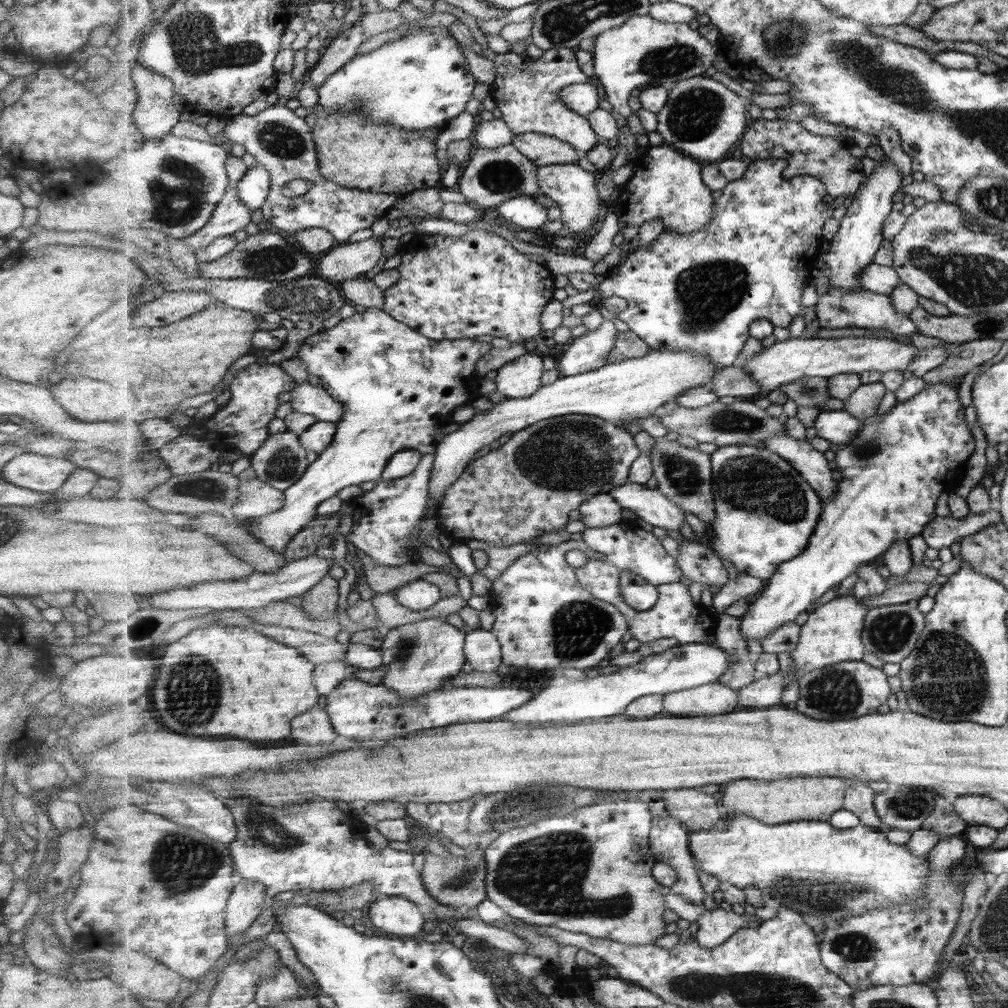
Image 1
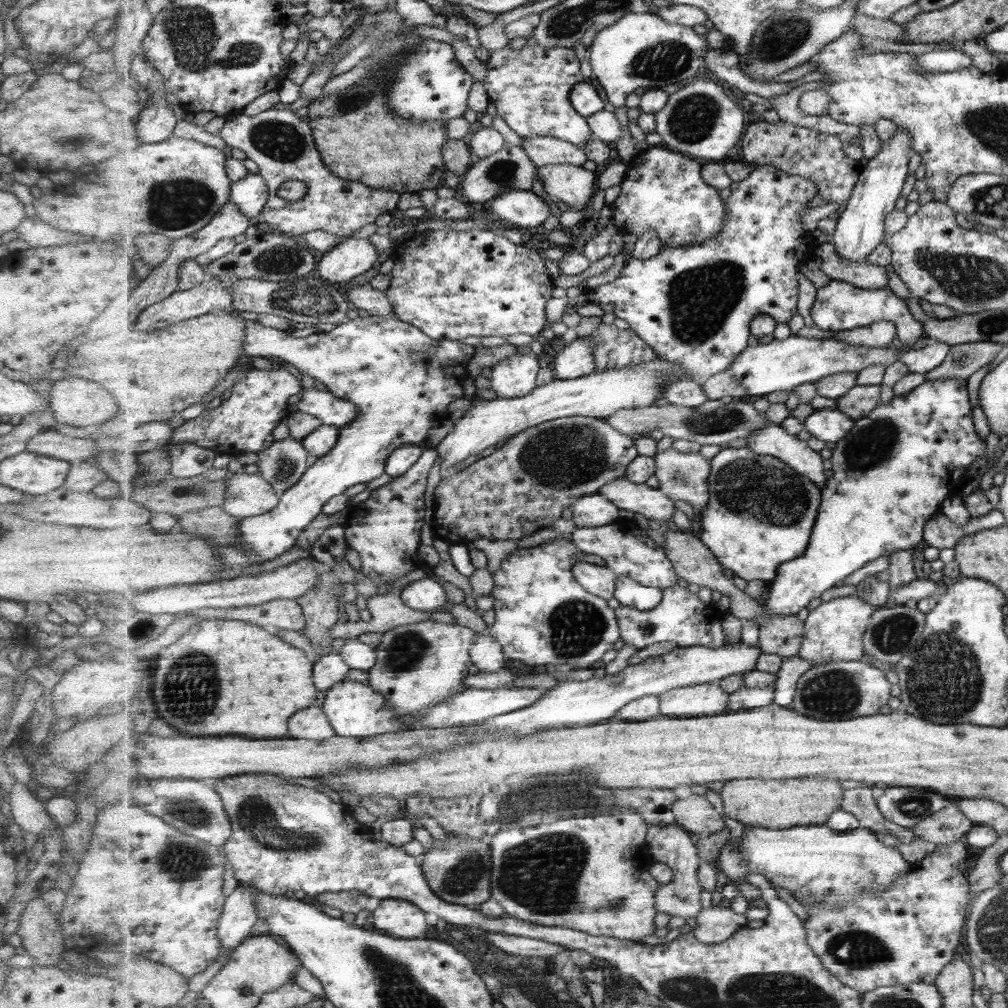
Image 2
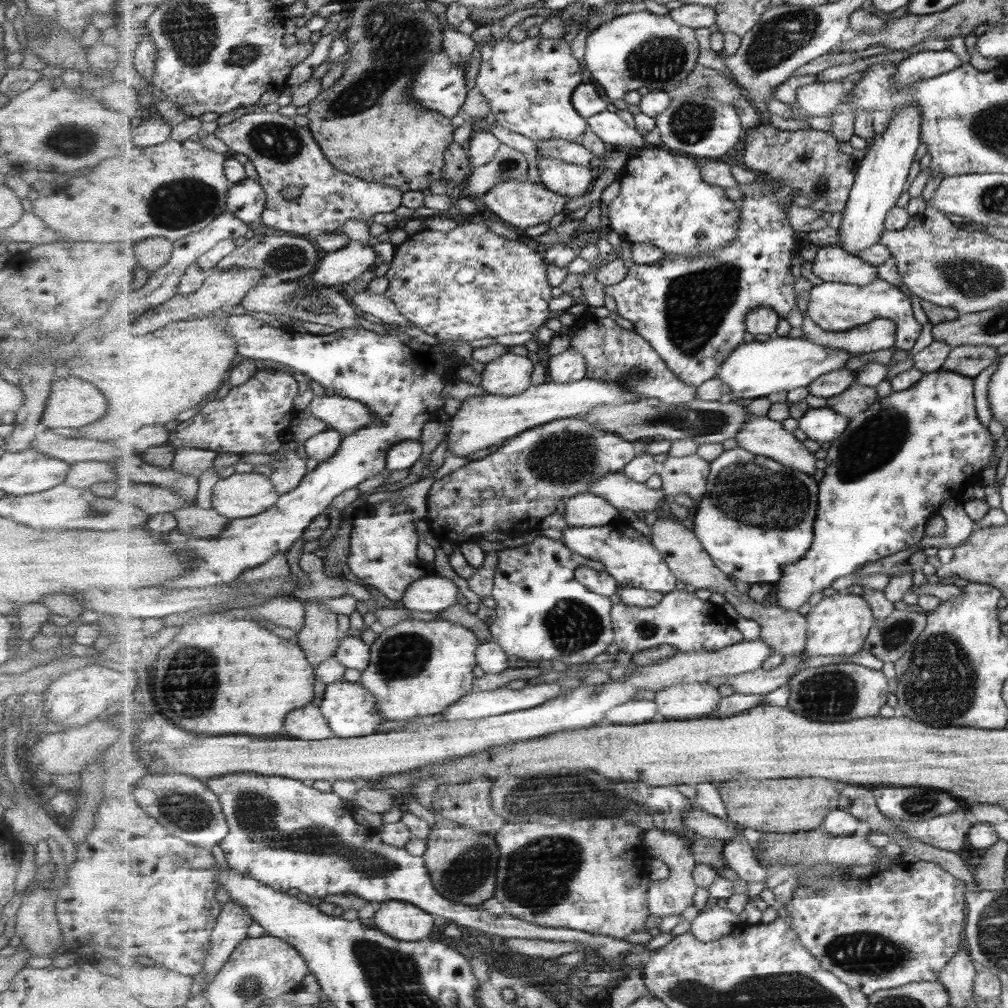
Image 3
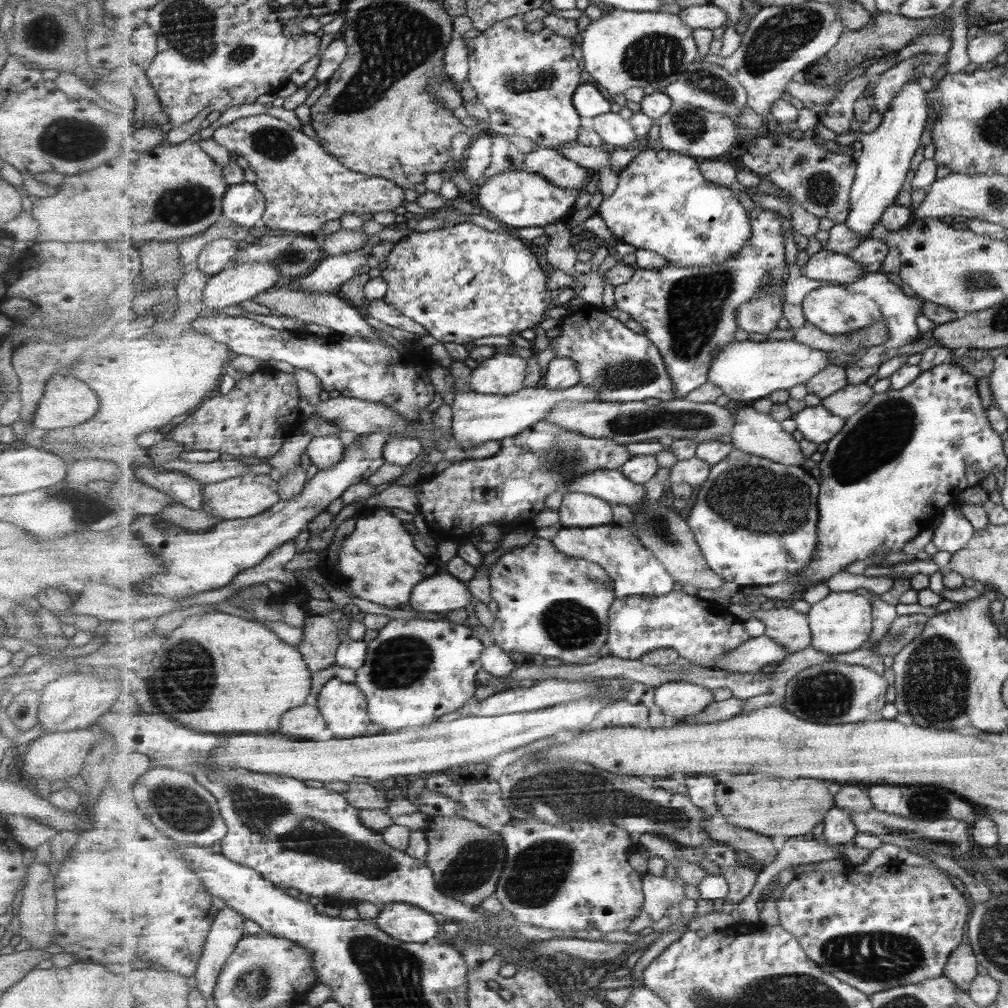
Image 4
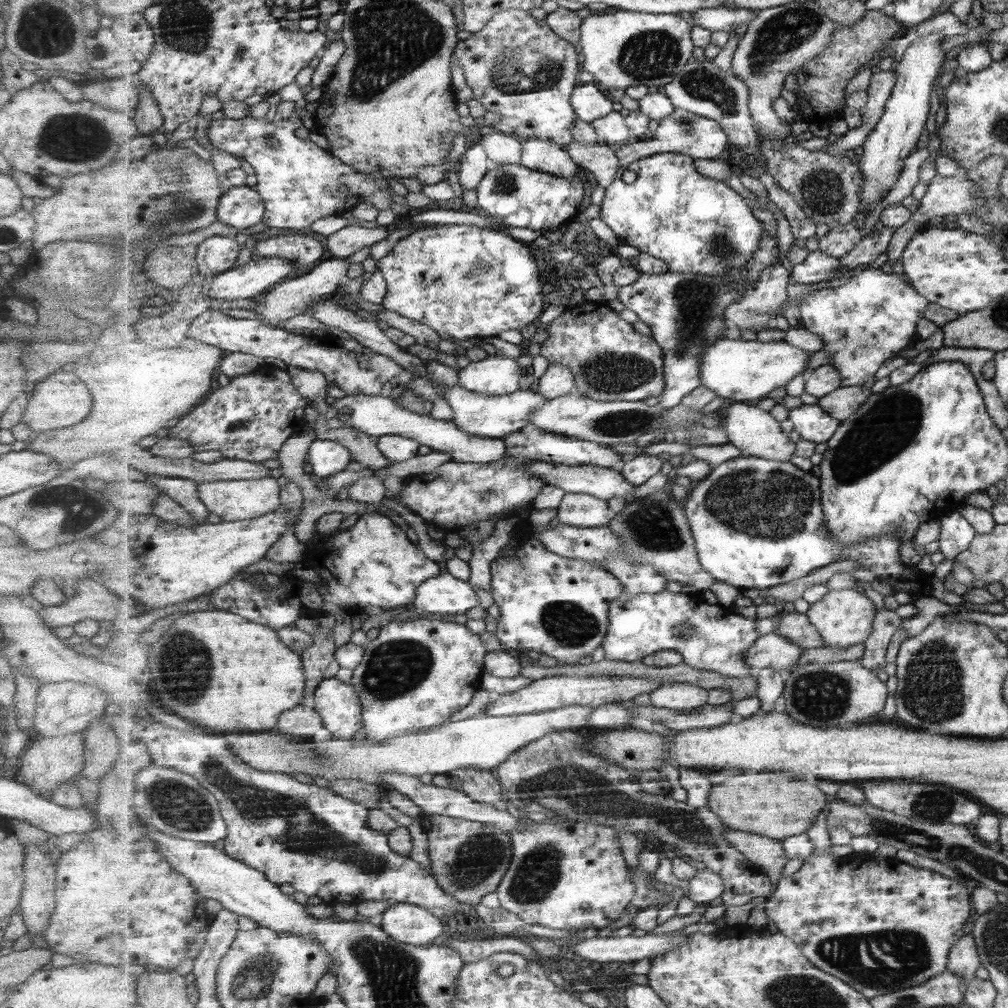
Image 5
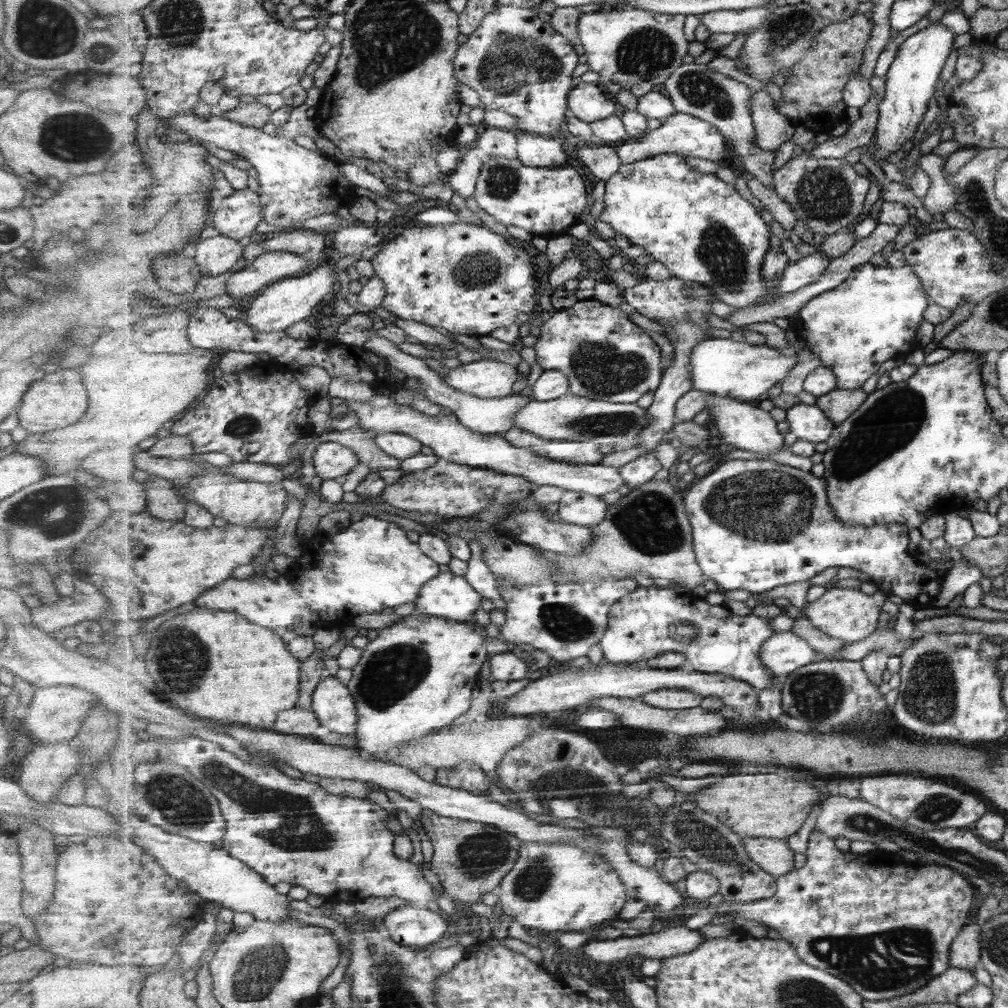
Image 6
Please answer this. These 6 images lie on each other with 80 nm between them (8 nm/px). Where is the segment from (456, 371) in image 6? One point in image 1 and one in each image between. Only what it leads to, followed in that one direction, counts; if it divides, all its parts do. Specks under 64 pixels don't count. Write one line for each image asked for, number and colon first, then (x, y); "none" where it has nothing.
1: (521, 378)
2: (515, 376)
3: (509, 375)
4: (504, 374)
5: (496, 375)

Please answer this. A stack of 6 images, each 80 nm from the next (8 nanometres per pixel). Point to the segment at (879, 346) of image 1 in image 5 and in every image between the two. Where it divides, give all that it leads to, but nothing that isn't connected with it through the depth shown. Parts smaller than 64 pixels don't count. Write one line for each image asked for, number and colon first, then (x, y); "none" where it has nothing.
2: (781, 365)
3: (756, 369)
4: (747, 371)
5: (739, 370)

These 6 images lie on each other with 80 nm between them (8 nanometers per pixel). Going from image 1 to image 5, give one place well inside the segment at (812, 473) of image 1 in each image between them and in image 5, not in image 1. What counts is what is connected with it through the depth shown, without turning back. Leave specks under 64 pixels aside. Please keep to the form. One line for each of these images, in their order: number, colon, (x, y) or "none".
2: (772, 439)
3: (762, 436)
4: (755, 433)
5: (756, 432)

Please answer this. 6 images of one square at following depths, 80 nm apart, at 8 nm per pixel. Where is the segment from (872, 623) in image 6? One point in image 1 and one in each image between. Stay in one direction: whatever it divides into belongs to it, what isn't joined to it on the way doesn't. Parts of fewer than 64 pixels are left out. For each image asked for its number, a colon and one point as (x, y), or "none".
1: (832, 633)
2: (834, 631)
3: (839, 625)
4: (842, 622)
5: (845, 617)

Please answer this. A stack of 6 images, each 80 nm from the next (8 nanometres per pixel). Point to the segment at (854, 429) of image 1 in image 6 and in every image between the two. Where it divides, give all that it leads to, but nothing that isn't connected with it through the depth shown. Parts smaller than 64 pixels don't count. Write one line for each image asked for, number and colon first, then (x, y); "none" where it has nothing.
2: (830, 425)
3: (822, 424)
4: (818, 424)
5: (813, 423)
6: (811, 423)

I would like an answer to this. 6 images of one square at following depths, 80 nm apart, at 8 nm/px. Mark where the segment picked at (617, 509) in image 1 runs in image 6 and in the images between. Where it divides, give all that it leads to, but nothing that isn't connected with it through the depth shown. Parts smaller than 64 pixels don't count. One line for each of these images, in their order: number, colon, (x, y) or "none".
2: (596, 510)
3: (584, 510)
4: (578, 509)
5: (582, 510)
6: (577, 508)

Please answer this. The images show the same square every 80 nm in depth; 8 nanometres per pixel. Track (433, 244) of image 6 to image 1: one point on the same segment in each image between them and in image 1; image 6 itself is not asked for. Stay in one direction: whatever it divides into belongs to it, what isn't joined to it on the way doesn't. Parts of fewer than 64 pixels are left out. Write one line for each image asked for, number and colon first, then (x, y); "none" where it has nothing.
1: (477, 285)
2: (459, 285)
3: (511, 294)
4: (508, 293)
5: (463, 281)

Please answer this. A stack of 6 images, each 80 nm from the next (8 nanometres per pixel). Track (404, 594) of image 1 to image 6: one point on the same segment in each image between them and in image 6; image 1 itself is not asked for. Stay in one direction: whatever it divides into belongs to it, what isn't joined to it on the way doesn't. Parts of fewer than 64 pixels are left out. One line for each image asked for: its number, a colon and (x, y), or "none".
2: (426, 594)
3: (434, 593)
4: (441, 593)
5: (444, 594)
6: (449, 596)

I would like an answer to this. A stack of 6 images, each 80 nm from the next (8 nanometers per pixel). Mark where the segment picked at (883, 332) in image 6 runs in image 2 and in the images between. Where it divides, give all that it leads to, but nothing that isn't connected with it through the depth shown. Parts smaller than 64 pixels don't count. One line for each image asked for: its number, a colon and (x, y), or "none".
2: (840, 306)
3: (835, 306)
4: (837, 309)
5: (874, 315)

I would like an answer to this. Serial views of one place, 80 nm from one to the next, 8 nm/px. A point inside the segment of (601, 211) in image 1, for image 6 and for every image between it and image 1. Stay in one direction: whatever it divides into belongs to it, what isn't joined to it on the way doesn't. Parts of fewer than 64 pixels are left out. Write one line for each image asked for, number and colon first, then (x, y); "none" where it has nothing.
2: (571, 184)
3: (570, 180)
4: (549, 162)
5: (546, 156)
6: (534, 150)

